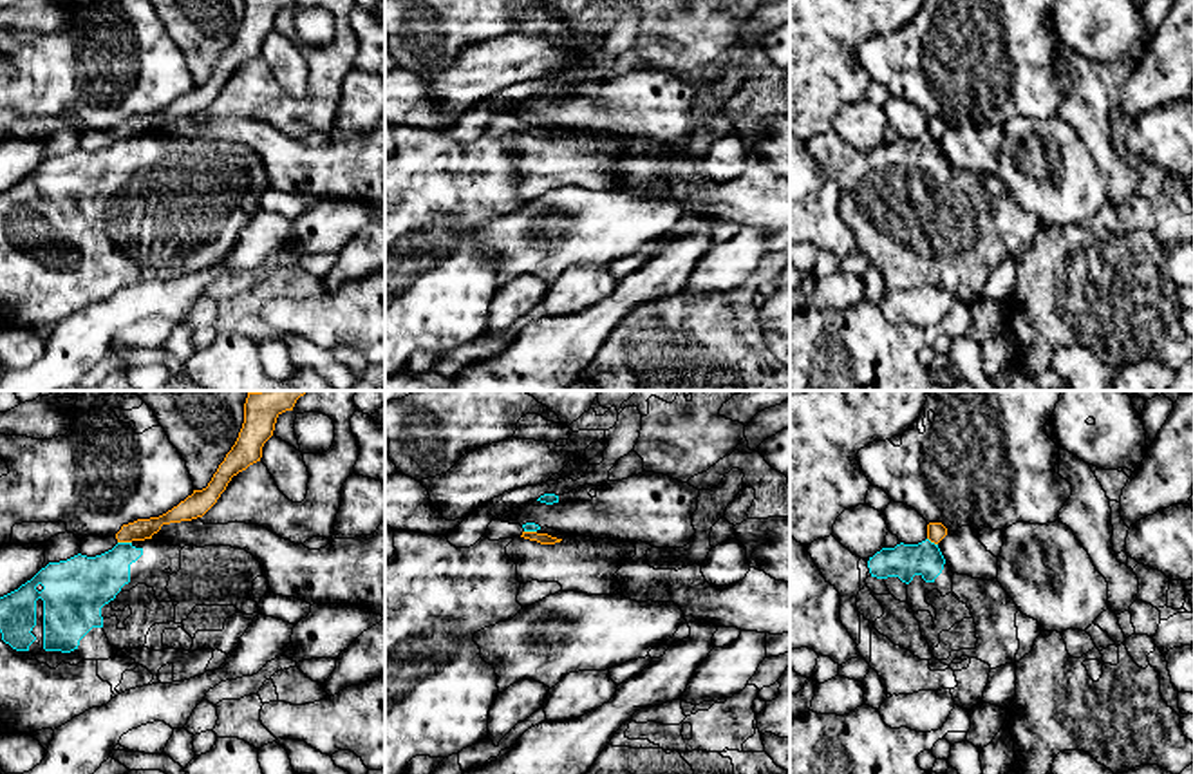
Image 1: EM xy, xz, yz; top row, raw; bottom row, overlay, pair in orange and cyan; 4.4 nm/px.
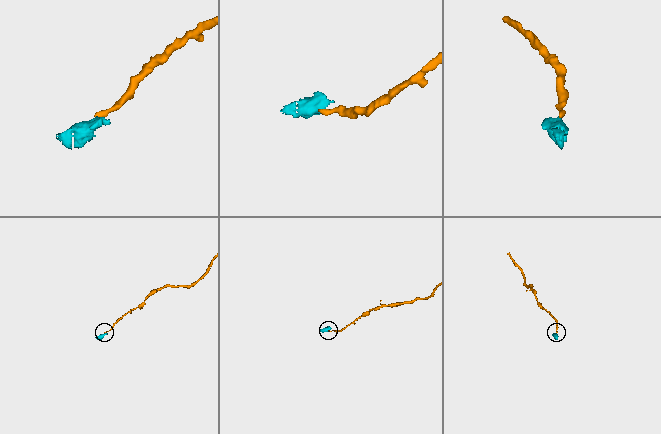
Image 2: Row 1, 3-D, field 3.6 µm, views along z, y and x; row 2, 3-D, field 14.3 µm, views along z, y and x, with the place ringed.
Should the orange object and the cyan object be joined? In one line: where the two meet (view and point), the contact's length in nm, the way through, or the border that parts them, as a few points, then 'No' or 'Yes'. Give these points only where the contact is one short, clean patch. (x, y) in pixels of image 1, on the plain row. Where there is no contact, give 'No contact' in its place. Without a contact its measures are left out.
Touches orange at xy (125, 136). Shared border 60 nm. Boundary: xy (118, 136), (131, 138). No

